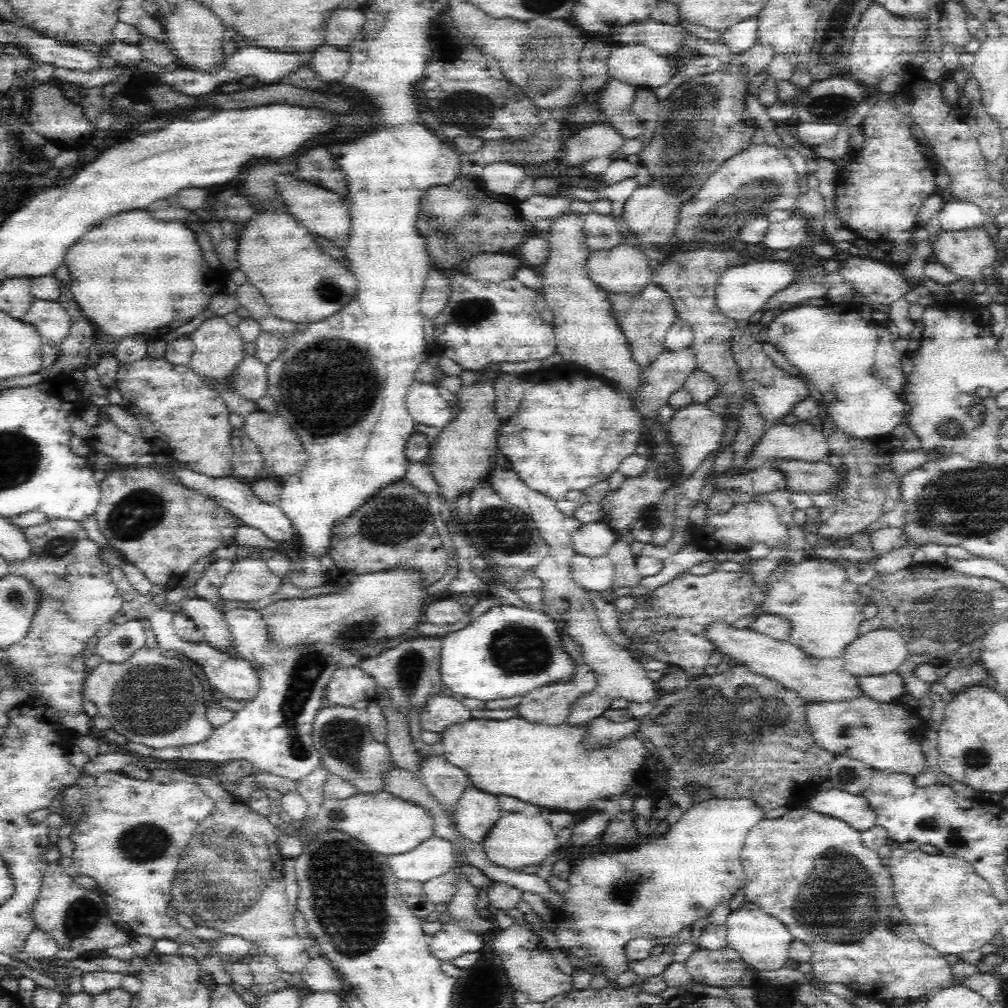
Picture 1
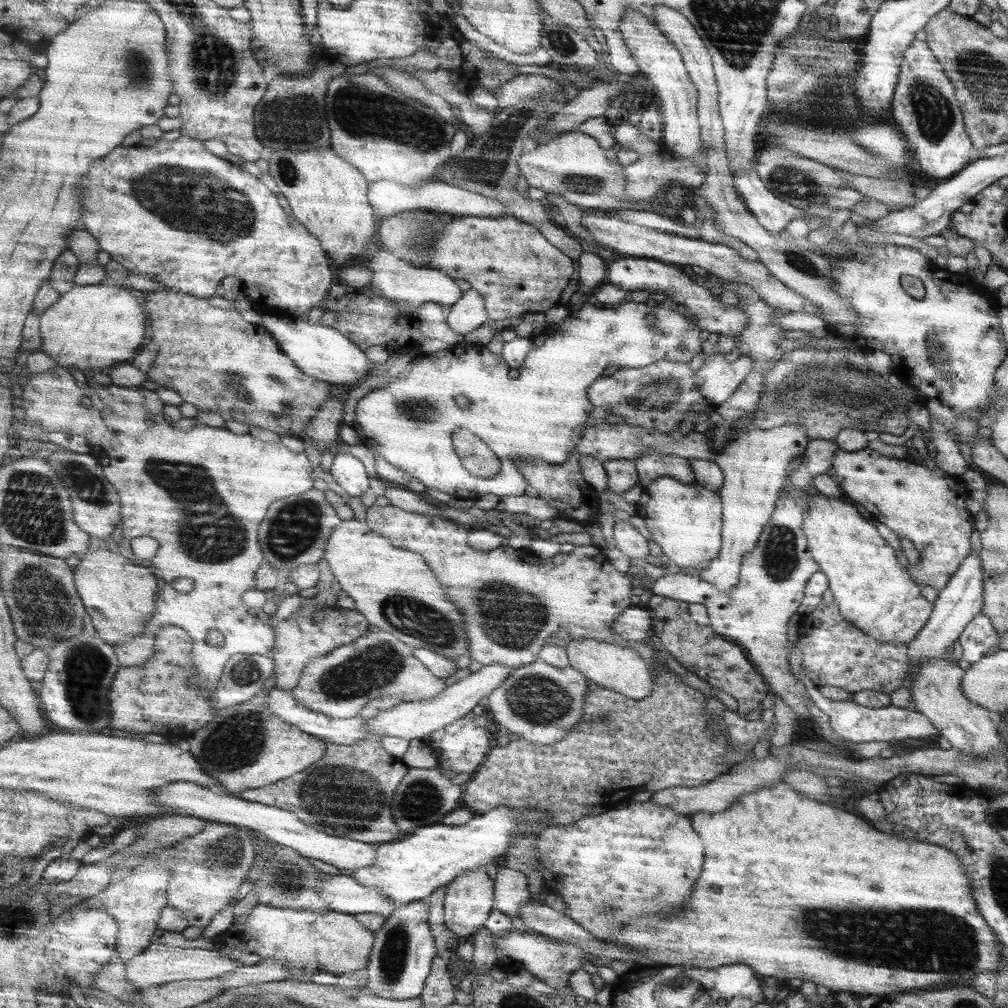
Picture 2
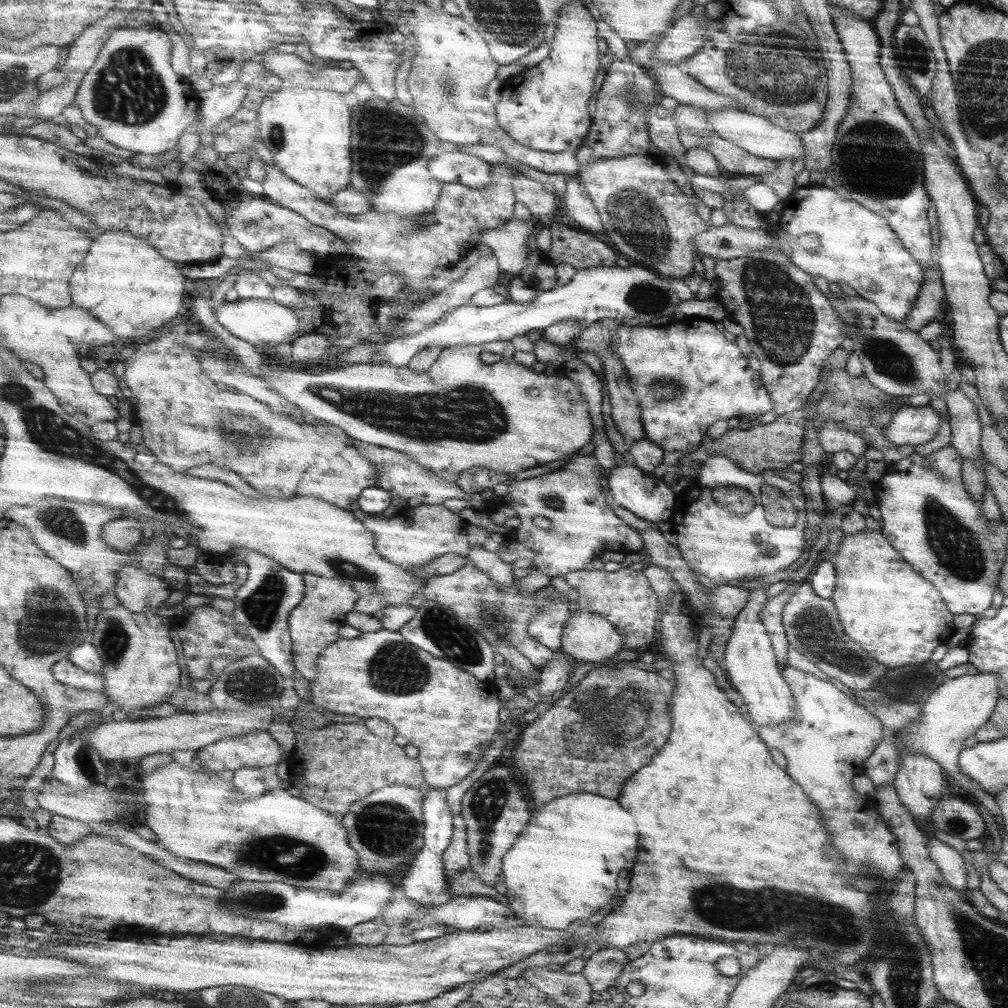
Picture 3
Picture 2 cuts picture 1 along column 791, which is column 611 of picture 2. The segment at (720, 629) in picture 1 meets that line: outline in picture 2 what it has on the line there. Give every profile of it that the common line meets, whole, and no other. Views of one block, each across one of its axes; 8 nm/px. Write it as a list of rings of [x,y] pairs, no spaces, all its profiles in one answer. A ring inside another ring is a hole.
[[[573,640],[567,646],[567,654],[571,660],[571,668],[581,670],[589,678],[589,682],[607,686],[609,690],[625,694],[627,698],[635,698],[637,702],[643,702],[643,698],[651,696],[655,690],[653,668],[649,668],[643,656],[631,646],[621,646],[613,642],[601,642],[601,640]]]

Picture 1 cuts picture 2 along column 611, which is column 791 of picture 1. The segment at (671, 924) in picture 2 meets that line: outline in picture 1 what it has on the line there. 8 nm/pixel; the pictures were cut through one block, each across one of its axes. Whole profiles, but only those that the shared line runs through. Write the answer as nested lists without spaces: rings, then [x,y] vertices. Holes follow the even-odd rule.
[[[746,902],[742,908],[732,910],[726,918],[728,928],[728,948],[734,948],[750,966],[756,970],[780,970],[786,968],[786,962],[790,960],[790,946],[794,944],[792,932],[782,926],[776,918],[770,918],[762,908],[758,908],[752,902]]]

